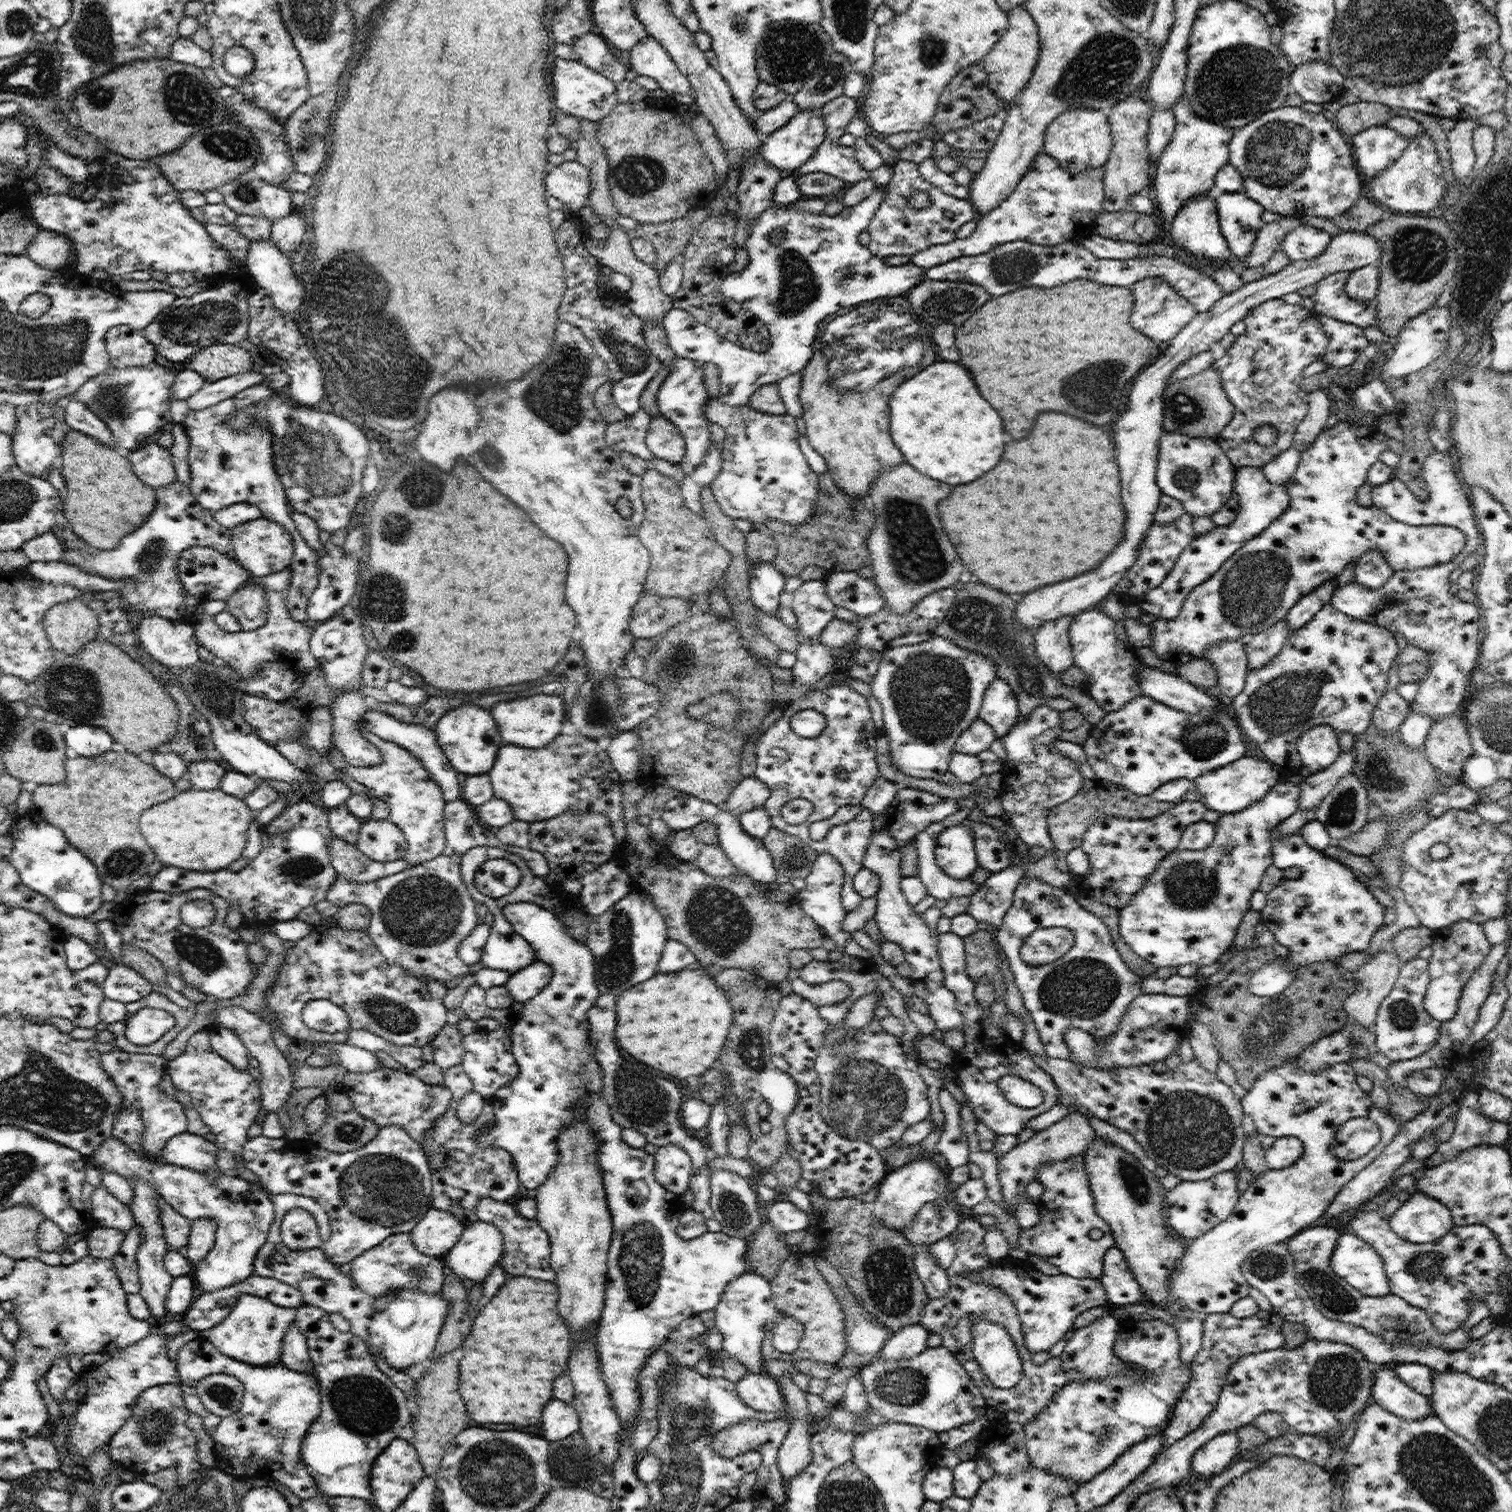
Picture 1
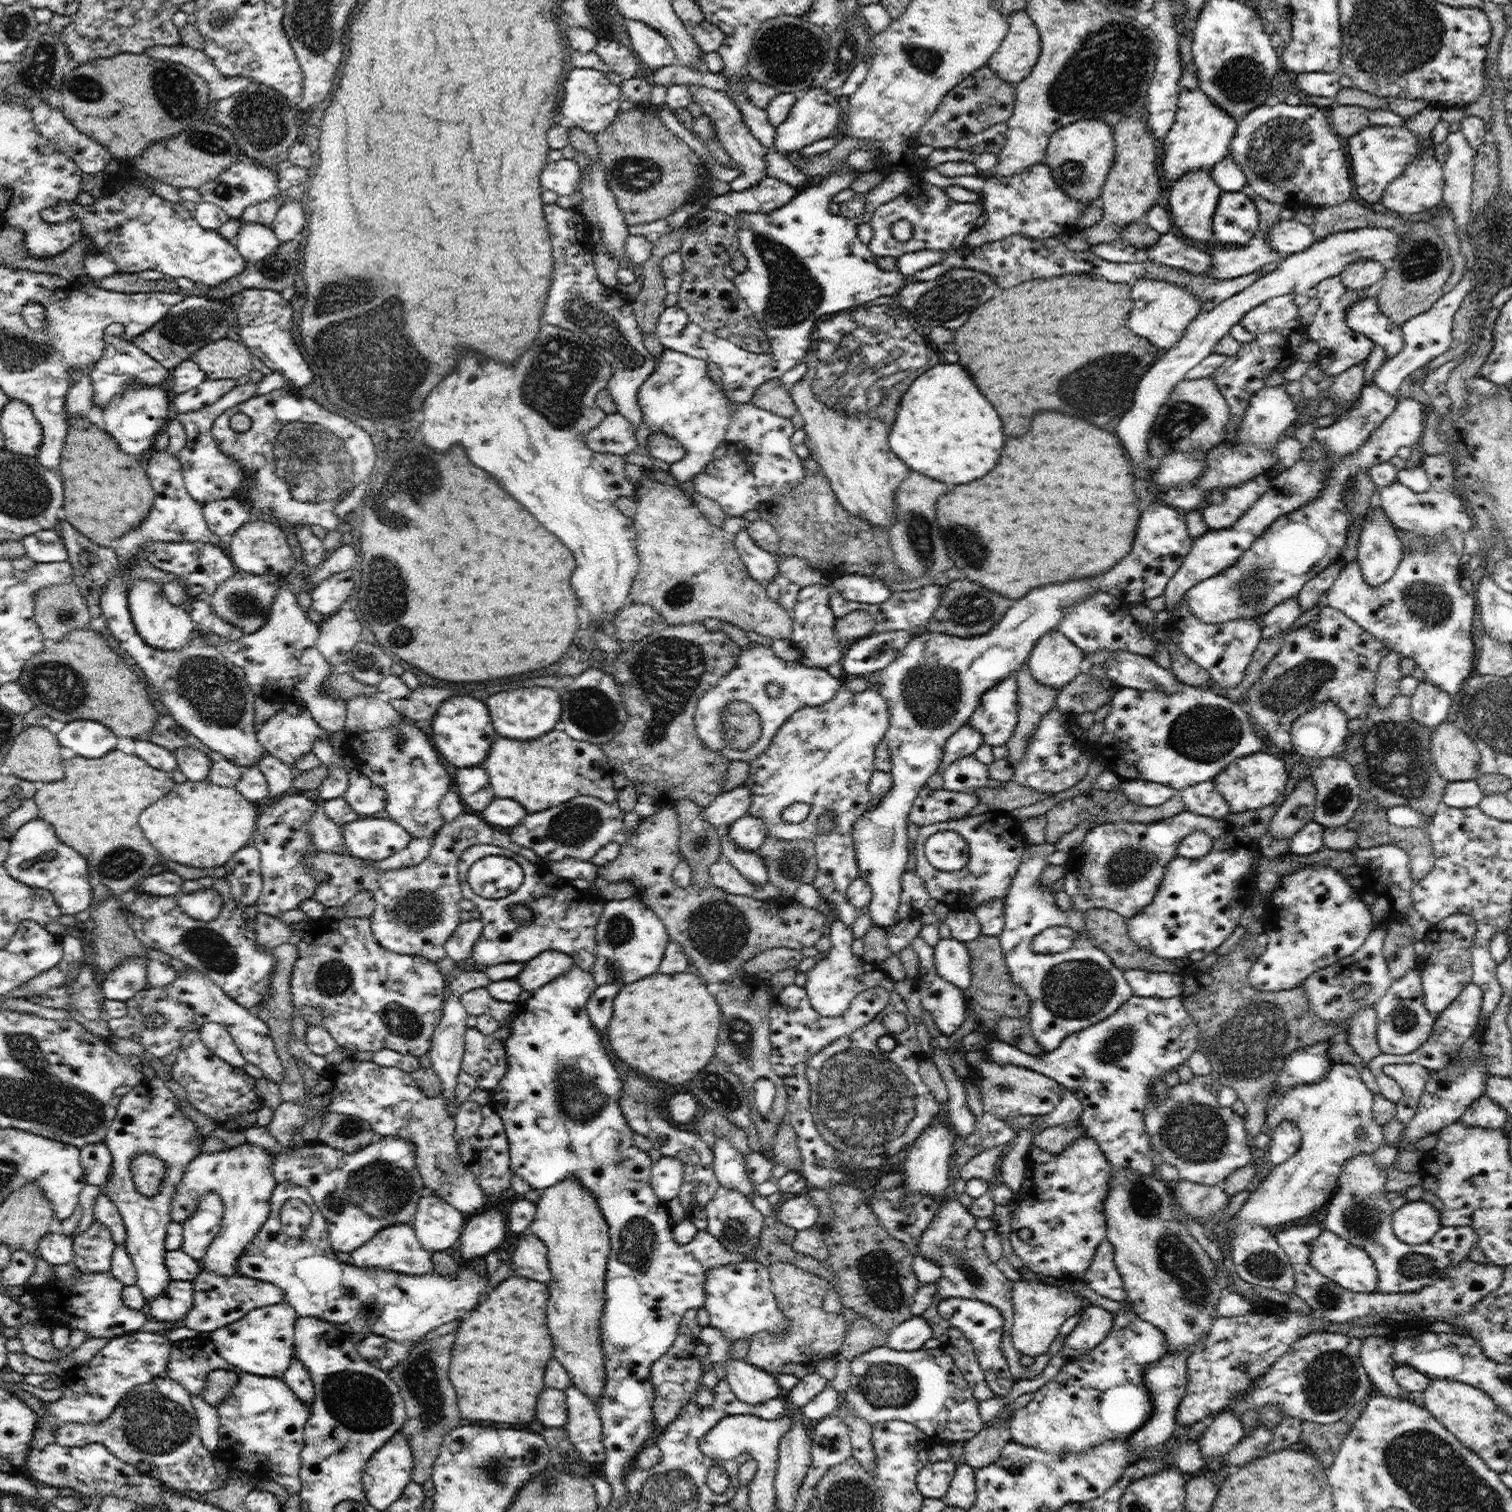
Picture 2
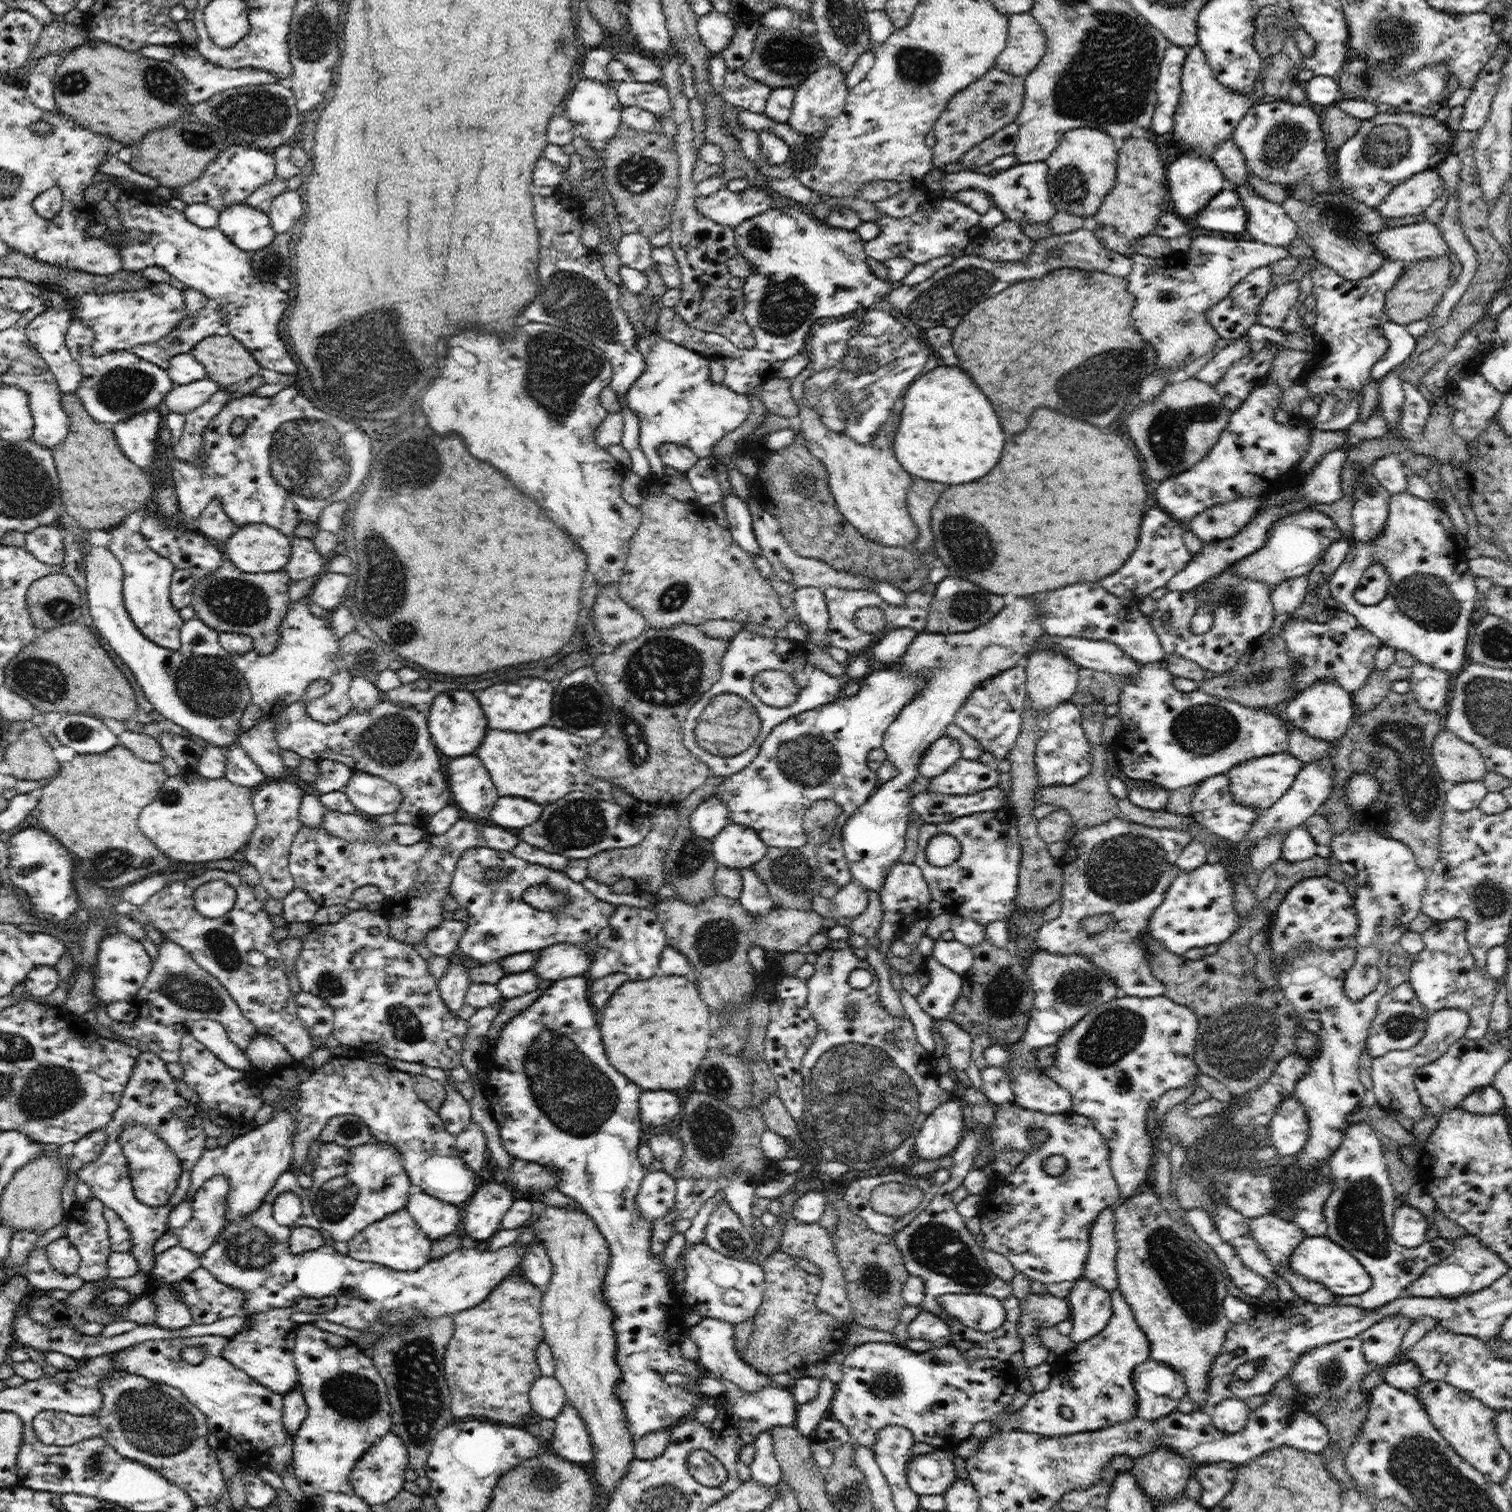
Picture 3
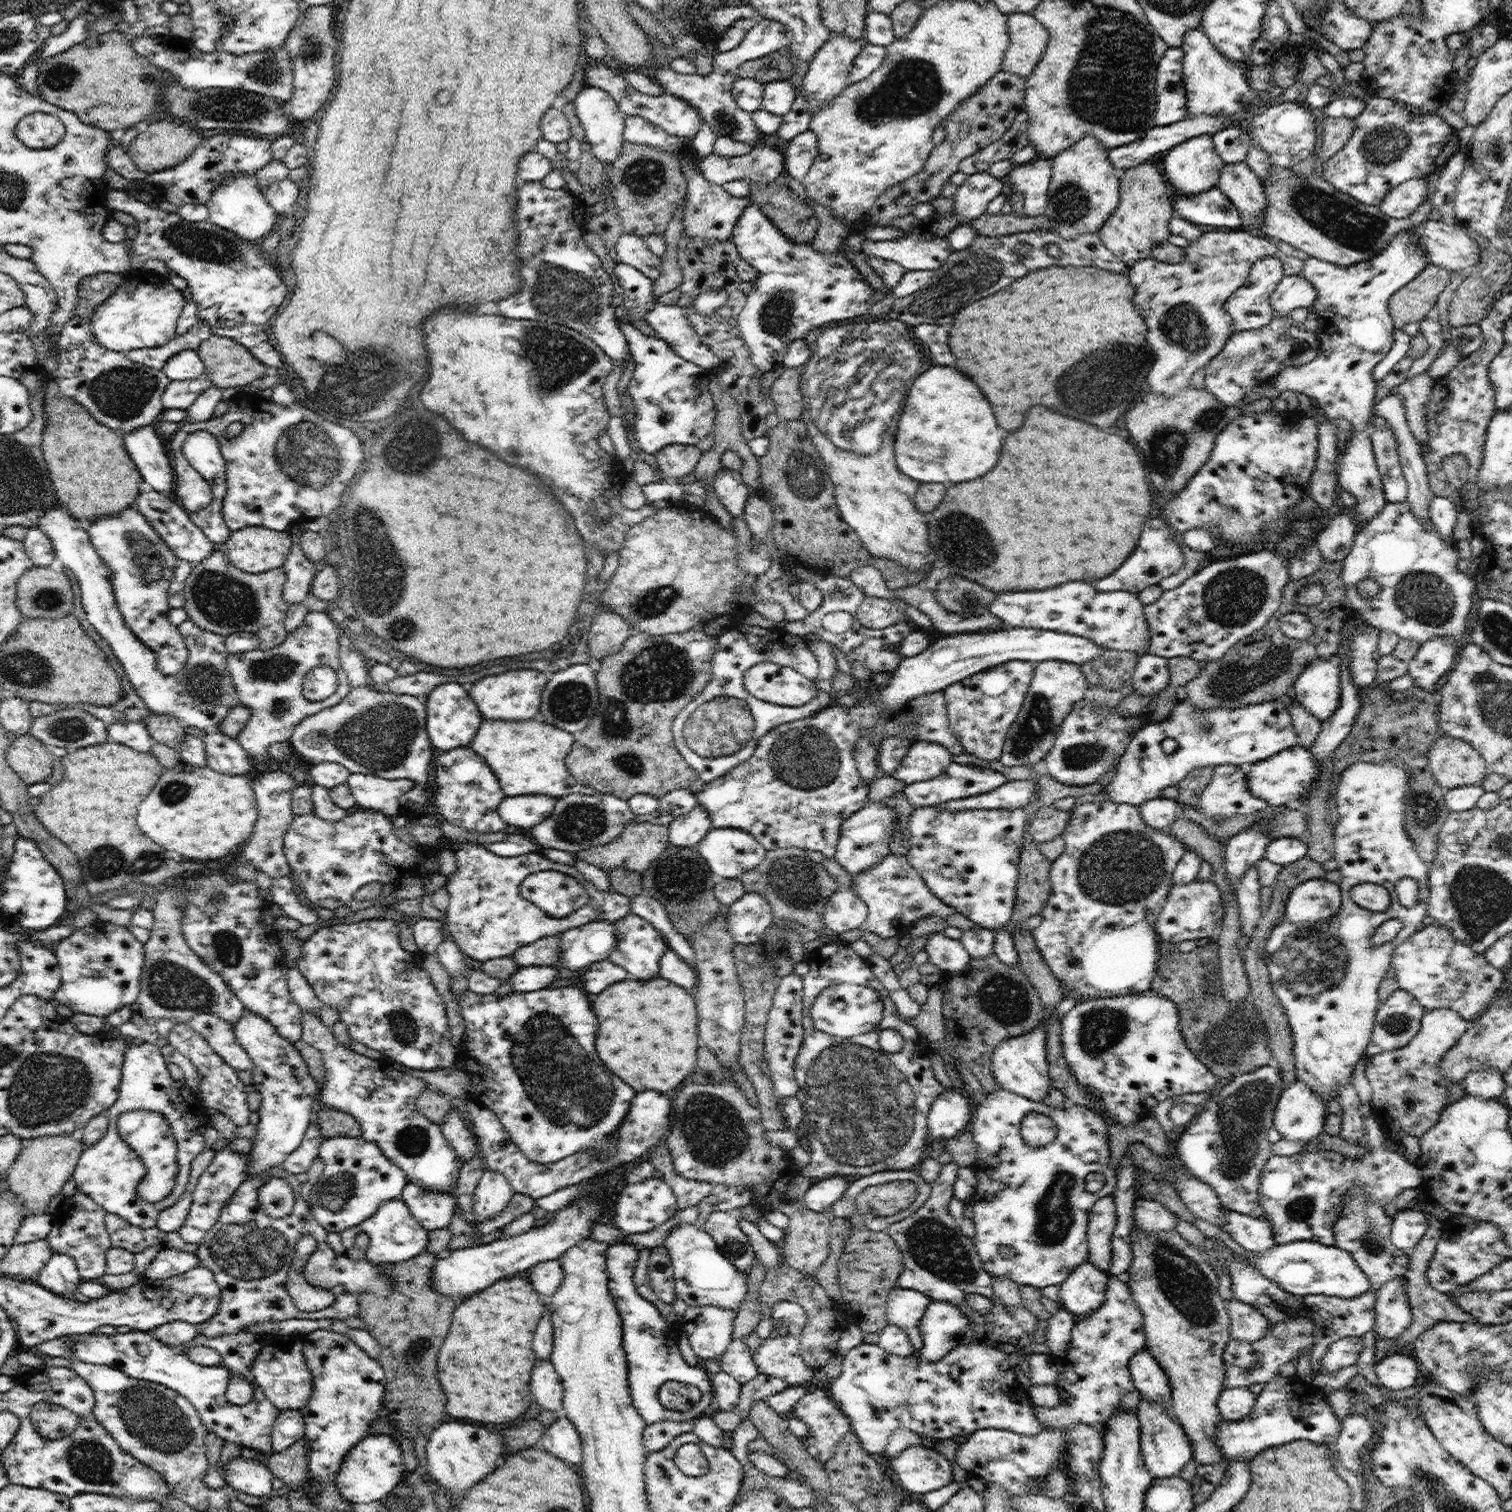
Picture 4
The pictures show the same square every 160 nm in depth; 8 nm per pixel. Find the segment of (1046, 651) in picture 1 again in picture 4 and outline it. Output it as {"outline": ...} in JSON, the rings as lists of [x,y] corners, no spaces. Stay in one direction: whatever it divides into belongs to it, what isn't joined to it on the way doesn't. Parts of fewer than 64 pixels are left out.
{"outline":[[[1056,660],[1036,663],[1022,708],[1004,739],[1000,762],[1004,766],[1032,766],[1043,760],[1055,745],[1056,736],[1062,730],[1062,722],[1068,718],[1072,706],[1086,697],[1087,682],[1080,666]]]}

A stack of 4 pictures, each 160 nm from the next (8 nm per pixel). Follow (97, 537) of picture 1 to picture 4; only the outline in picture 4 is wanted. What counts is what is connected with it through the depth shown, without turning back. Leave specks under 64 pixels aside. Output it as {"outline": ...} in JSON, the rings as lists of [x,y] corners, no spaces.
{"outline":[[[54,380],[45,385],[46,425],[42,441],[58,500],[83,523],[126,510],[140,492],[142,476],[126,454],[122,438],[109,426],[100,424],[76,399],[62,396],[58,387]]]}

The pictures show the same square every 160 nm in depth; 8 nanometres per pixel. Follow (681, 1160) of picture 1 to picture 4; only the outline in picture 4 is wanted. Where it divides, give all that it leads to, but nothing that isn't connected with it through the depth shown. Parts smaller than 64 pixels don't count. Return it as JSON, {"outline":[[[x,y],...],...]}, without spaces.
{"outline":[[[650,1177],[636,1184],[623,1183],[616,1194],[614,1203],[615,1216],[612,1218],[615,1228],[627,1233],[640,1234],[664,1224],[679,1212],[677,1198],[669,1184],[661,1178]]]}

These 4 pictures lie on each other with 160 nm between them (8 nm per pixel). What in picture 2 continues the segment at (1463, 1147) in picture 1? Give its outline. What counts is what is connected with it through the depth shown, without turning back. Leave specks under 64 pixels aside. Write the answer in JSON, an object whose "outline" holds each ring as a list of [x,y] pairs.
{"outline":[[[1484,1094],[1464,1111],[1459,1120],[1482,1129],[1502,1130],[1507,1117],[1507,1113],[1496,1102]]]}

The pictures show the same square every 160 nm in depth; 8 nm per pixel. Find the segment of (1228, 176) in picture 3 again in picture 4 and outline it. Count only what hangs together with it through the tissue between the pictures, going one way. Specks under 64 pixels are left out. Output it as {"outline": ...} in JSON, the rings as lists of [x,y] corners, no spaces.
{"outline":[[[1239,126],[1224,128],[1212,135],[1214,149],[1225,164],[1234,164],[1247,159],[1252,140]]]}

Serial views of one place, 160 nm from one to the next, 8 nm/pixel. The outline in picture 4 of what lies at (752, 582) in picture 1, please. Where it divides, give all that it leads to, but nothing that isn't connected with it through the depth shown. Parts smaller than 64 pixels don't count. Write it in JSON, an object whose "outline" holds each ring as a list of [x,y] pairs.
{"outline":[[[721,466],[714,475],[712,486],[720,504],[733,518],[742,519],[750,492],[741,473]]]}

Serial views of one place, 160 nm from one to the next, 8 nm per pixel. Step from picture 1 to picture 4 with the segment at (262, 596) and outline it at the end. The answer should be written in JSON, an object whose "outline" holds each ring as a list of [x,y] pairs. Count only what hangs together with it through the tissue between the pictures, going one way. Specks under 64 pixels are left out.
{"outline":[[[216,547],[208,558],[198,564],[192,563],[192,570],[184,584],[184,610],[188,619],[202,630],[226,638],[236,632],[250,632],[259,639],[259,650],[276,648],[284,642],[285,618],[288,604],[284,602],[283,587],[286,573],[283,567],[250,574],[236,568],[227,553]]]}

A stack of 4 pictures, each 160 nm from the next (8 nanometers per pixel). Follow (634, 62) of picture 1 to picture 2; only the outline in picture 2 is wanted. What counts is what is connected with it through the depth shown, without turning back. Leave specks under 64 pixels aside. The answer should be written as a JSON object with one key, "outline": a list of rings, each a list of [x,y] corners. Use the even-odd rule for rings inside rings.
{"outline":[[[625,19],[627,33],[632,40],[633,52],[650,70],[670,66],[676,61],[668,39],[655,28],[639,20]],[[694,84],[688,85],[688,90],[690,90],[693,100],[700,105],[703,115],[708,116],[709,120],[714,123],[720,143],[725,147],[726,153],[731,156],[731,160],[736,163],[736,169],[740,171],[740,176],[730,183],[731,190],[742,191],[756,185],[766,176],[766,157],[769,149],[762,147],[762,144],[759,144],[750,133],[750,129],[742,119],[740,109],[726,93]]]}

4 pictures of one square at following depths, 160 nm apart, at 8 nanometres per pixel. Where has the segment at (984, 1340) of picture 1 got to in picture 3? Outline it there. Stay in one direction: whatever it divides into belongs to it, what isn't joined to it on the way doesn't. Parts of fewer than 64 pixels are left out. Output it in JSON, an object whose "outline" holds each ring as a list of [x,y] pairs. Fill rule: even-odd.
{"outline":[[[946,1293],[937,1301],[950,1316],[983,1332],[997,1329],[1005,1321],[1003,1304],[990,1295]],[[882,1341],[878,1342],[866,1342],[860,1344],[844,1358],[844,1363],[841,1365],[842,1376],[840,1382],[837,1382],[836,1392],[834,1398],[832,1399],[830,1406],[830,1417],[838,1419],[843,1425],[849,1430],[852,1445],[862,1445],[873,1450],[875,1445],[875,1436],[880,1429],[885,1426],[898,1425],[908,1428],[912,1431],[915,1442],[926,1442],[930,1446],[936,1449],[951,1450],[959,1446],[965,1439],[971,1436],[972,1428],[977,1422],[982,1422],[983,1420],[988,1420],[990,1422],[996,1419],[1001,1420],[1001,1425],[1005,1430],[1013,1431],[1020,1430],[1019,1428],[1019,1418],[1017,1418],[1018,1410],[1011,1412],[1011,1400],[1014,1395],[1019,1391],[1020,1383],[1022,1381],[1022,1375],[1019,1373],[1018,1369],[1010,1365],[1010,1362],[1006,1359],[995,1359],[995,1358],[975,1358],[975,1360],[967,1360],[967,1358],[960,1353],[960,1350],[956,1347],[942,1346],[942,1348],[932,1348],[928,1352],[913,1352],[908,1350],[908,1348],[900,1348],[900,1346],[894,1346],[894,1343],[884,1343]]]}

